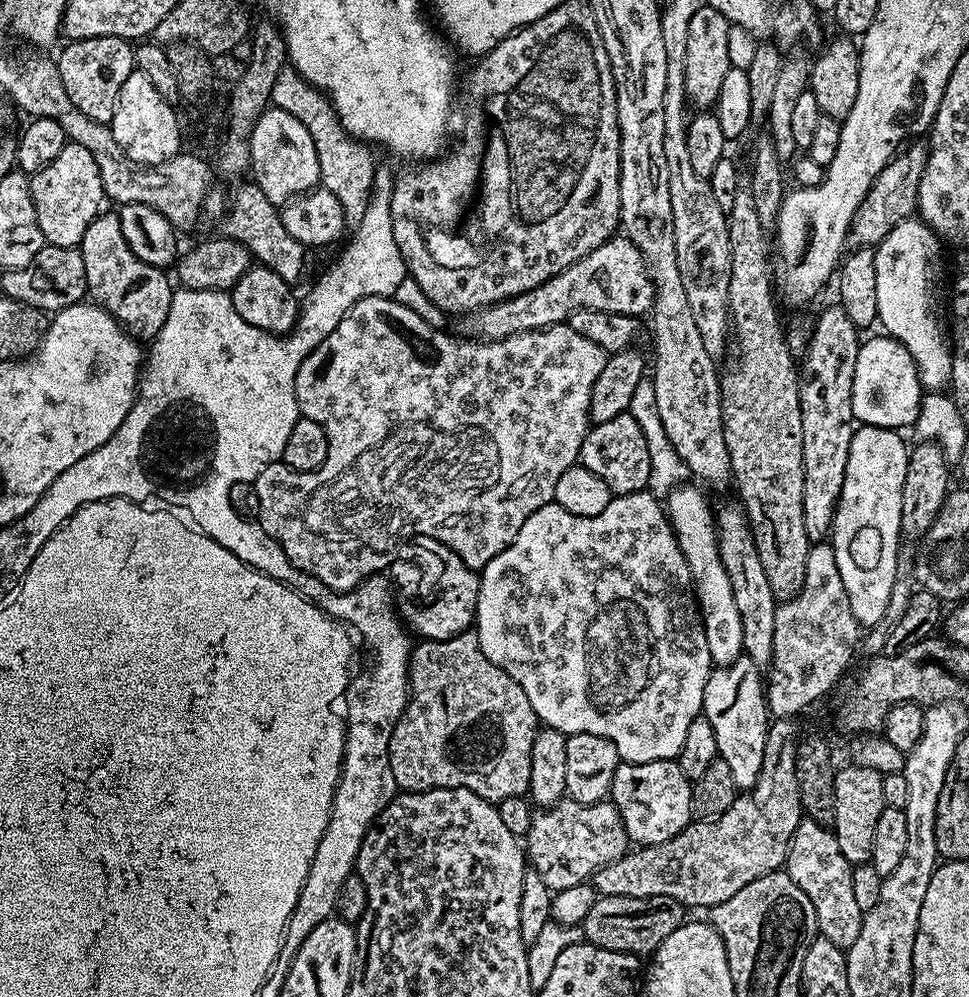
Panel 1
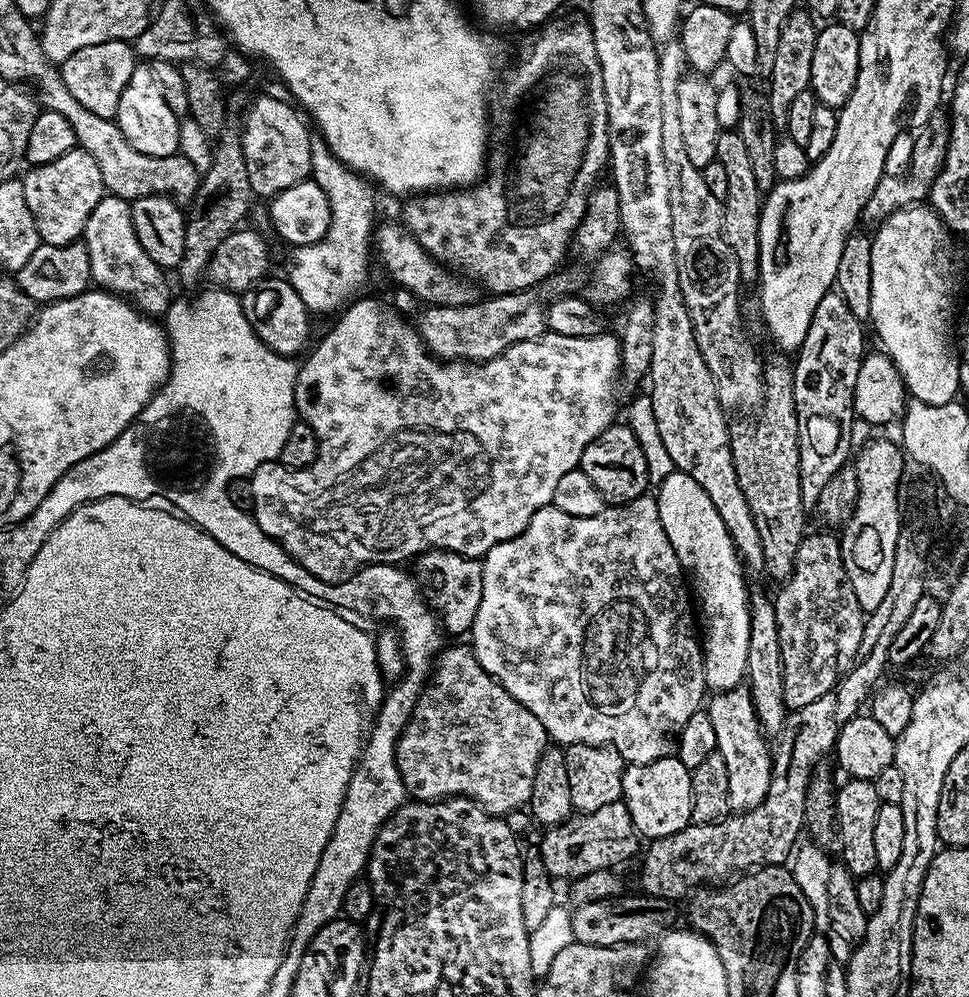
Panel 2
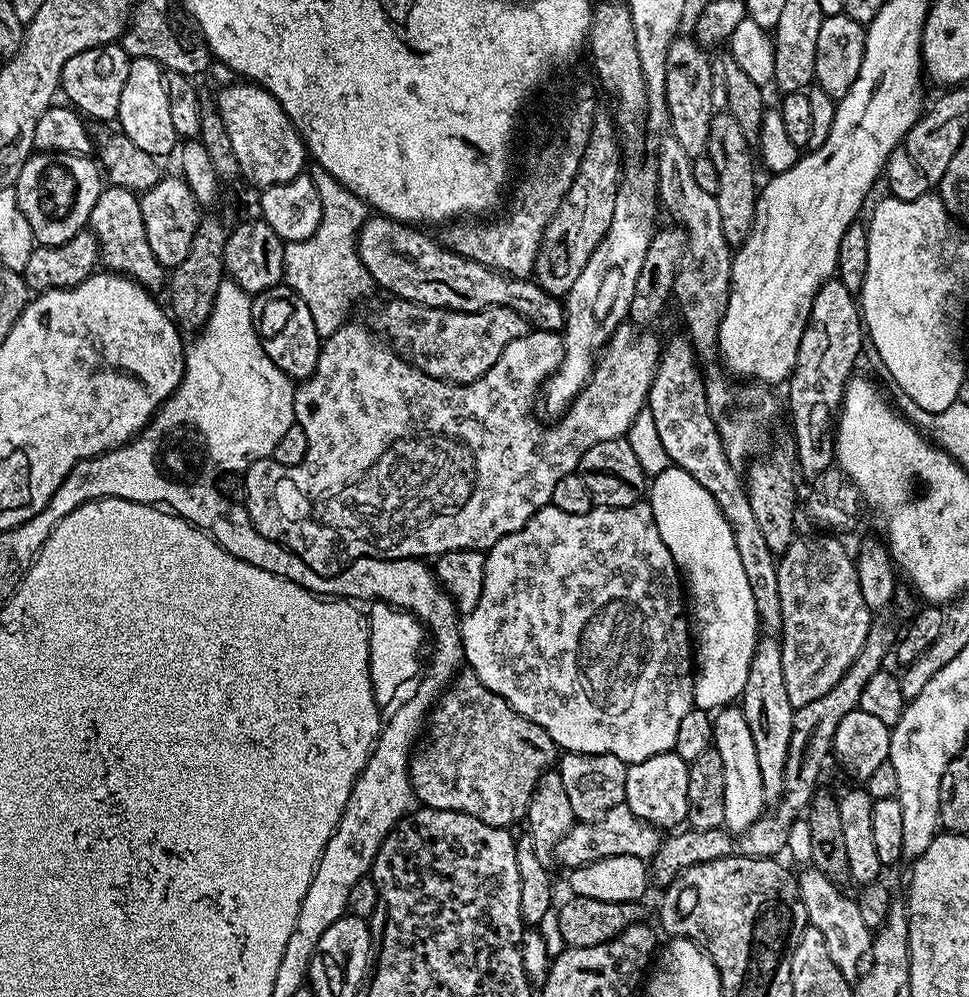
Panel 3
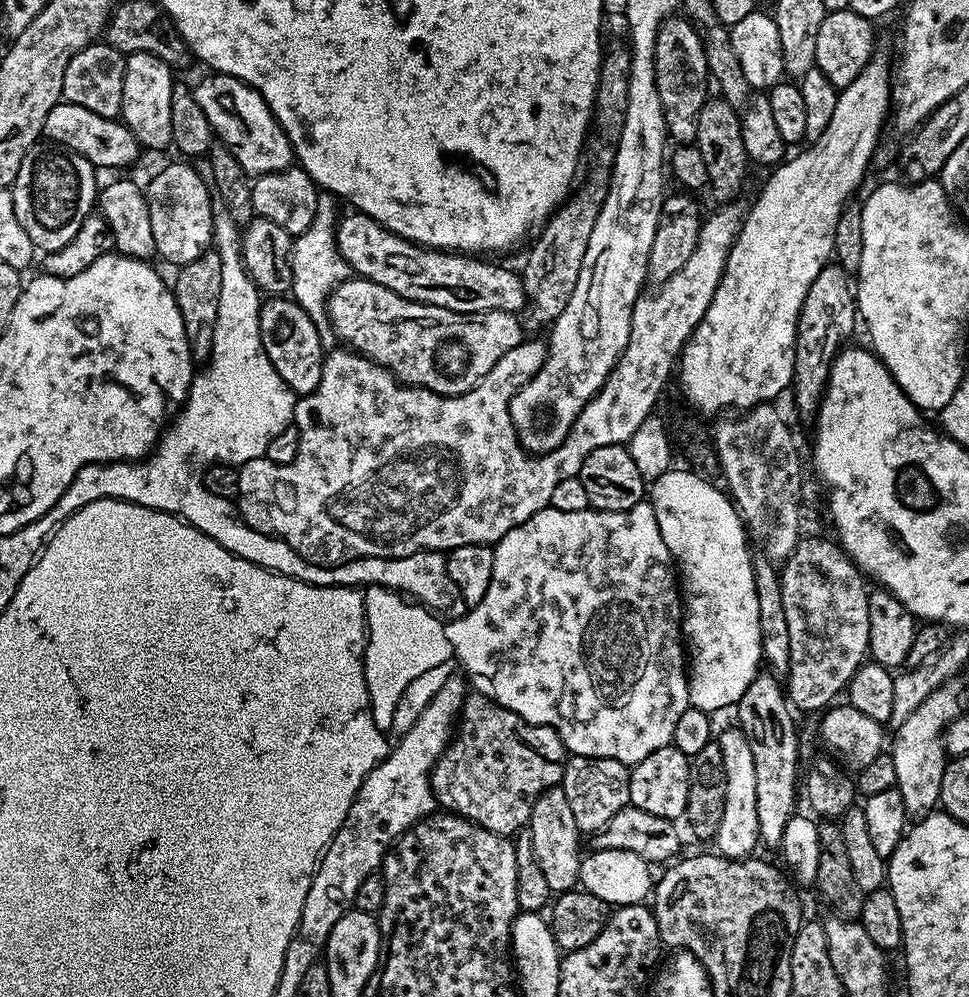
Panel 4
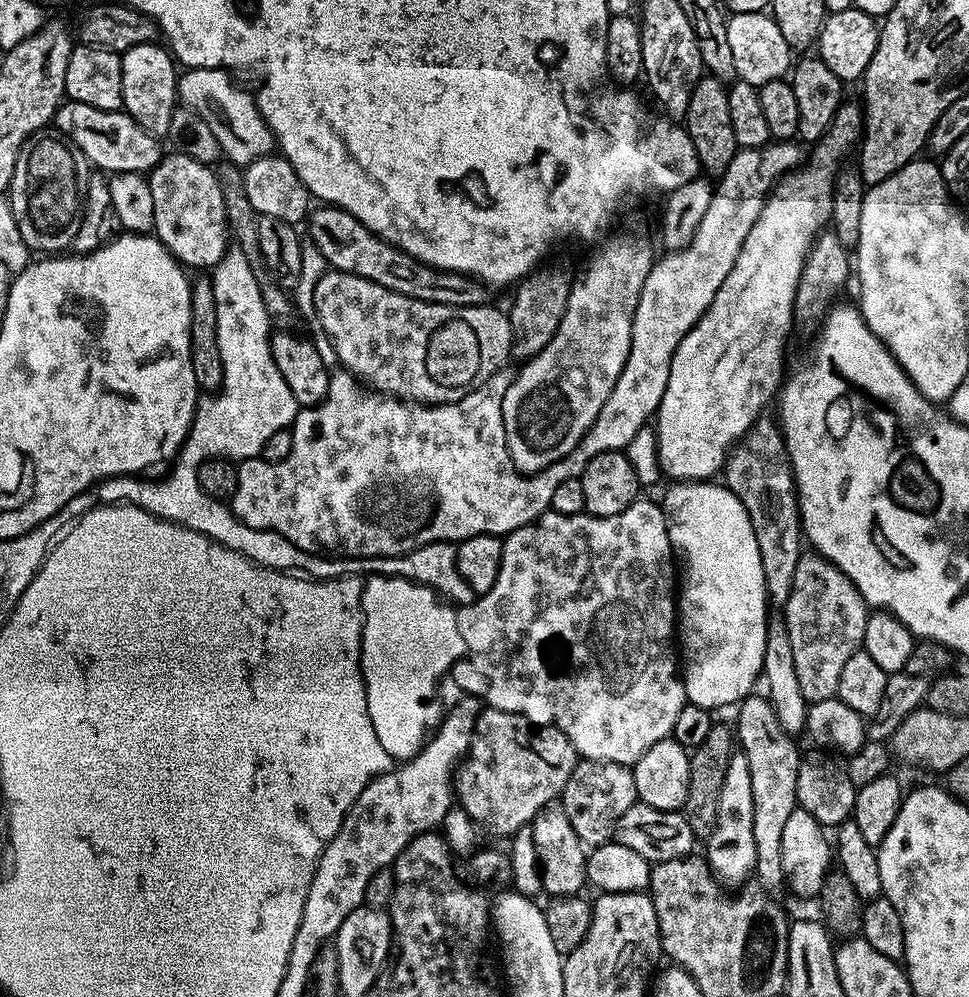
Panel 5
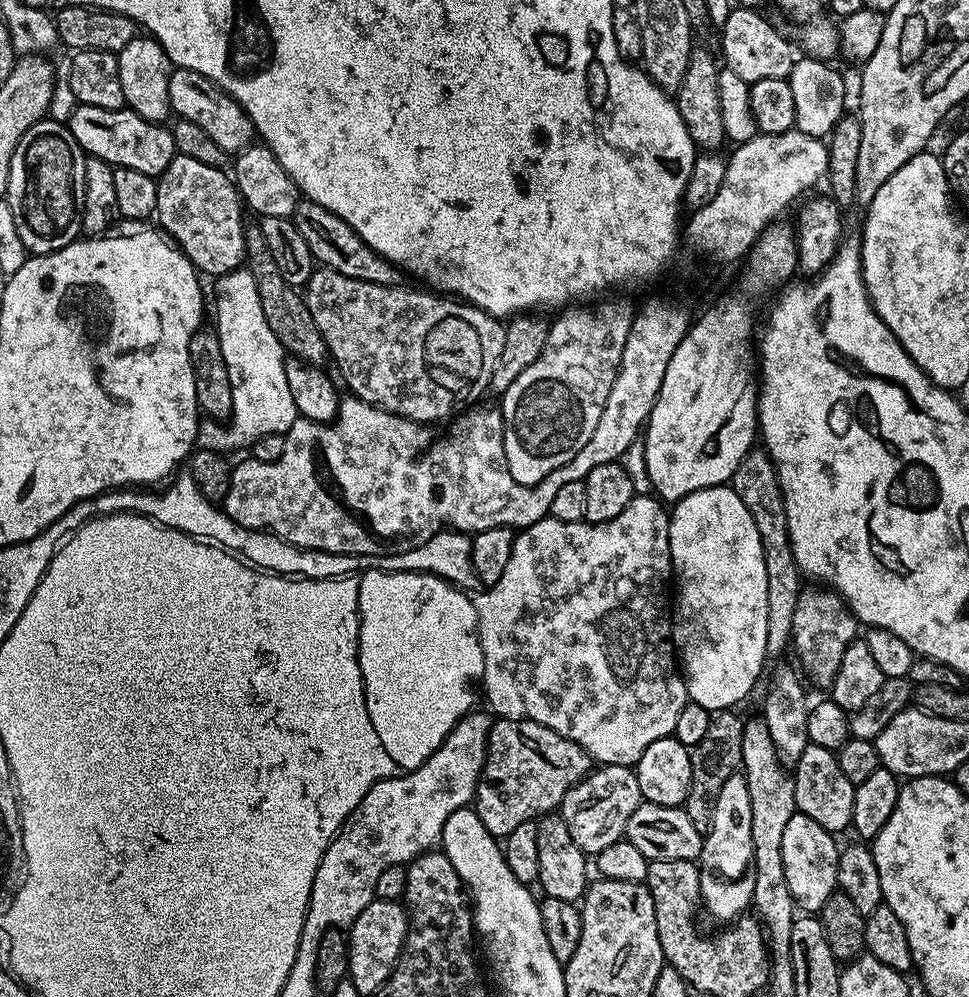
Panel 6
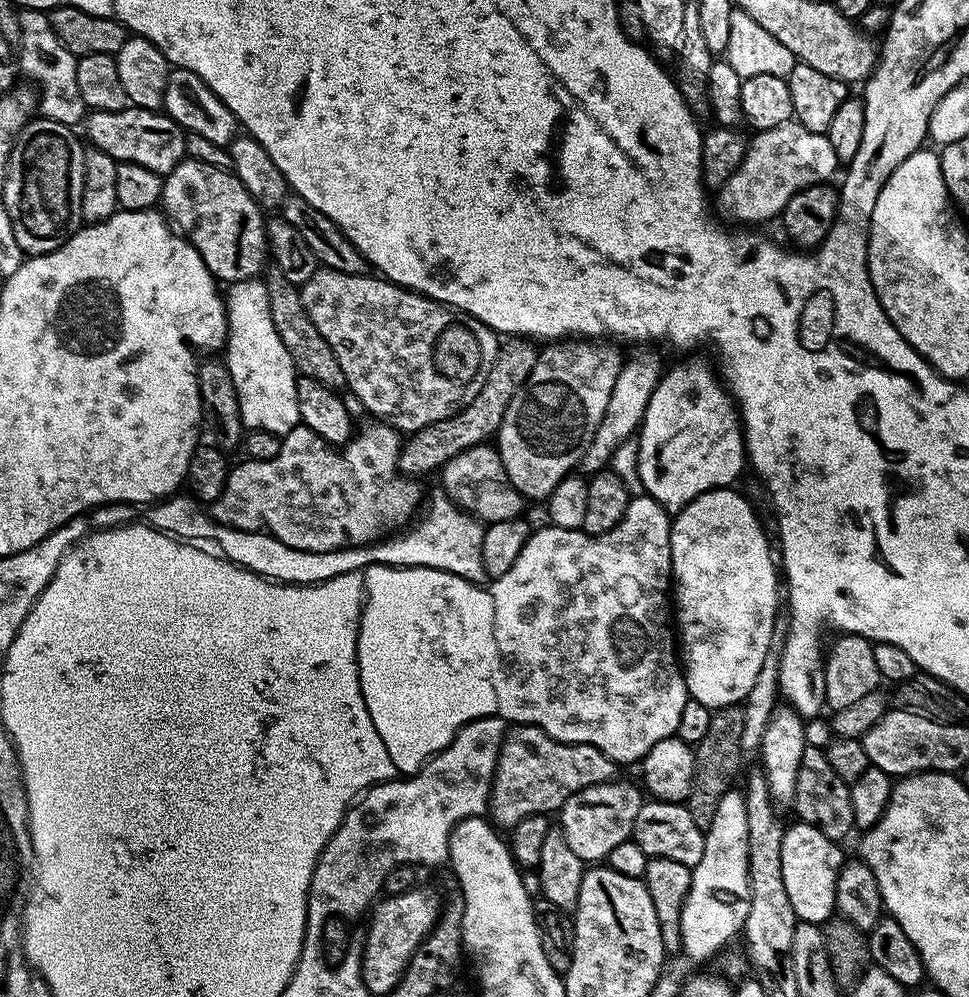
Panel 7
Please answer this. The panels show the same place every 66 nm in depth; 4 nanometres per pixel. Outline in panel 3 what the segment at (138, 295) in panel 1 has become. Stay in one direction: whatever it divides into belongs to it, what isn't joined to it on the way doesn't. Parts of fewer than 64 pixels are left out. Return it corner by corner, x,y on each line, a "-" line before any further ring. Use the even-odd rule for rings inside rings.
115,186
105,187
98,202
94,202
94,210
90,214
88,224
100,247
100,264
107,271
127,276
129,280
135,280
153,294
159,293
159,288
161,291
165,287
166,270
158,262
158,258
154,258
150,242
146,242
140,196
137,193

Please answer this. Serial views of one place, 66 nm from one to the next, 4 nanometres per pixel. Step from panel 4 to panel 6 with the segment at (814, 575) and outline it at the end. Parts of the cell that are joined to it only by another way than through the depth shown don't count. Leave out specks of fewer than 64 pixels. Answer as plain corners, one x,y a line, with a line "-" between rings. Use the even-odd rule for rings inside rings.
828,586
816,587
820,588
805,587
798,598
798,606
794,606
791,647
794,652
796,648
803,675
818,687
828,690
838,674
838,666
842,664
842,654
846,654
849,646
858,639
858,621
839,592

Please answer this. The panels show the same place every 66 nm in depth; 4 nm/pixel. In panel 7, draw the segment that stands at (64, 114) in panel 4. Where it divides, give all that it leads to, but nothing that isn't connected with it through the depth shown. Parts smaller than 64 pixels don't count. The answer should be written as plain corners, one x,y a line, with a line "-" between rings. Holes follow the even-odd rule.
129,106
117,112
89,111
83,128
83,135
86,140
88,135
87,143
91,147
106,150
110,158
121,164
146,166
146,170
154,170
161,178
186,159
184,129
160,110

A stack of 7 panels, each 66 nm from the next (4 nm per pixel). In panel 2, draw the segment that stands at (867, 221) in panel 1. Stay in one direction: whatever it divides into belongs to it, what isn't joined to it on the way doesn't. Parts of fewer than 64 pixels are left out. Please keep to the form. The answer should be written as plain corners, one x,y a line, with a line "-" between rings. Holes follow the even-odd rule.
940,110
933,112
932,117
915,133
916,141
913,142
912,153
908,156
908,173
905,176
885,174
878,182
878,186
874,186
874,194
870,194
862,213
865,221
868,219
882,222
891,212
913,207
917,202
929,199
932,184
938,178
950,142
950,120
945,113
944,116
942,113

